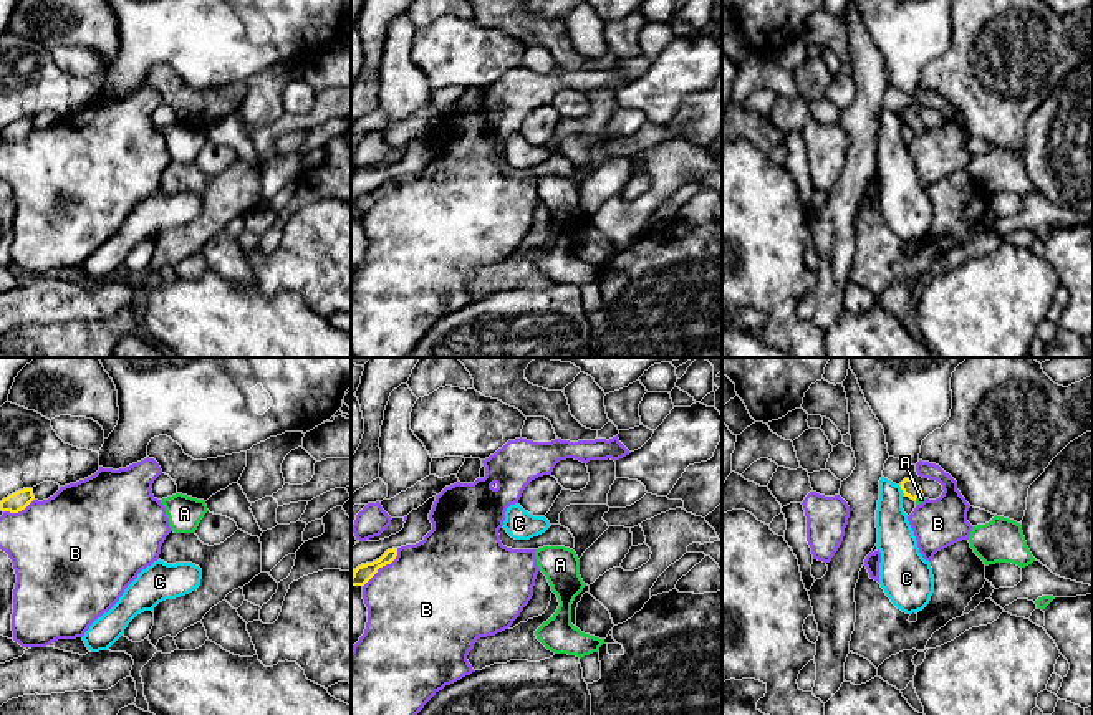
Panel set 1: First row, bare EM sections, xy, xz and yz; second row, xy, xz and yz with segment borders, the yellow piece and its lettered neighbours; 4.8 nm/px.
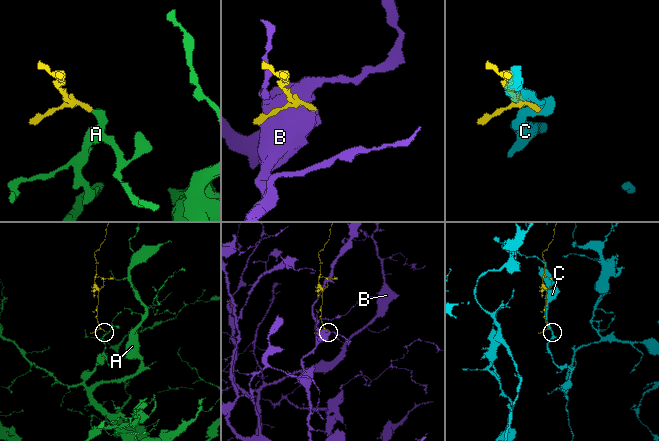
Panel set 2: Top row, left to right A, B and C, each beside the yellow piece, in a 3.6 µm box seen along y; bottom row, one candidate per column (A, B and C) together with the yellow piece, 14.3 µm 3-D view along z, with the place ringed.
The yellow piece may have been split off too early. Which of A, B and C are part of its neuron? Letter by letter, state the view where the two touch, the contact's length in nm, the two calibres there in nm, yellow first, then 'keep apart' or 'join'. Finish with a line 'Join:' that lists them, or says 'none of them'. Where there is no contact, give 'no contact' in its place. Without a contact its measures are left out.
A: contact in yz; length 50 nm; calibres 80 and 40 nm; join
B: contact in xz; length 260 nm; calibres 90 and 480 nm; keep apart
C: contact in yz; length 70 nm; calibres 80 and 180 nm; keep apart
Join: A

